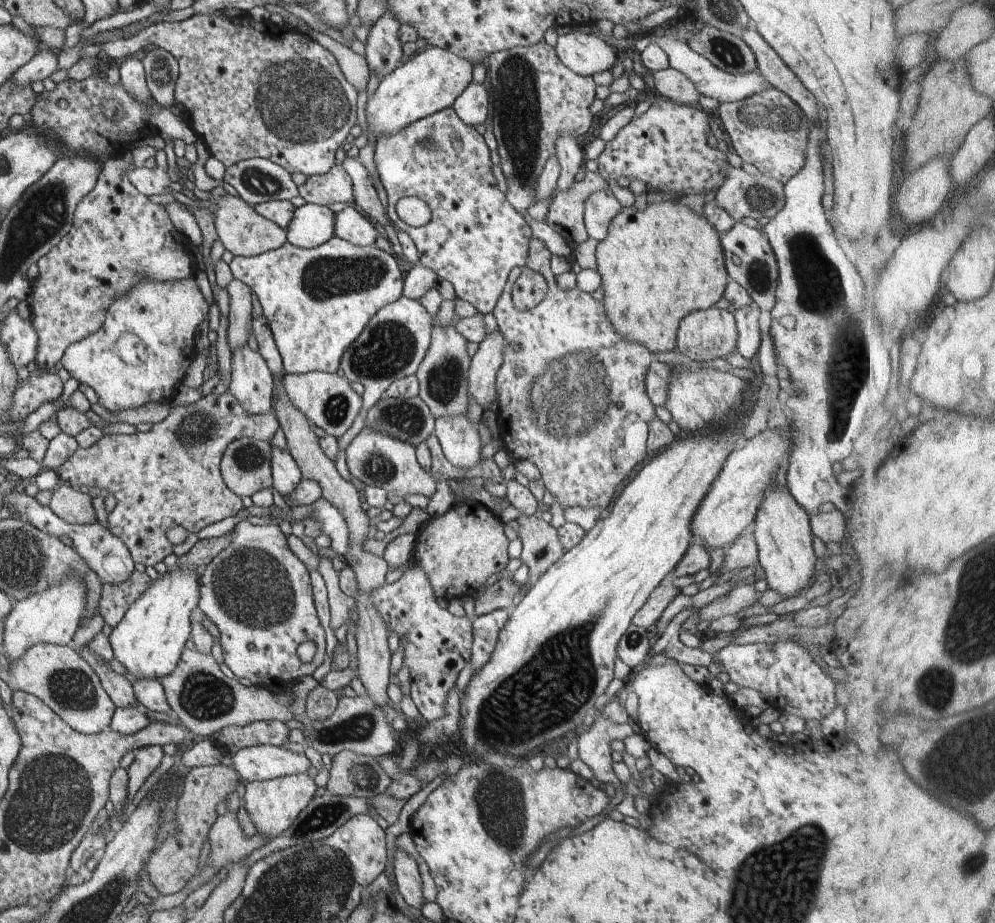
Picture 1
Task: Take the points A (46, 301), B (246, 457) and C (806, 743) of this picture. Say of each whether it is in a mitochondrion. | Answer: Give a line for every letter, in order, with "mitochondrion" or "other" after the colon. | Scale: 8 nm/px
A: other
B: mitochondrion
C: other

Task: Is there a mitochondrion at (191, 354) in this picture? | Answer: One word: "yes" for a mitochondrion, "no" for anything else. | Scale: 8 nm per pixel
no

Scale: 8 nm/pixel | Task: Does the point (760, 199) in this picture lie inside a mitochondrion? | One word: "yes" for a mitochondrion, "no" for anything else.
yes

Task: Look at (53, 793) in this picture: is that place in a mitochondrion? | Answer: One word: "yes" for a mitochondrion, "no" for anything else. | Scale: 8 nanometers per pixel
yes

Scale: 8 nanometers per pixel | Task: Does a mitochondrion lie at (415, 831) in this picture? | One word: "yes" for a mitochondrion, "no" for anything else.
no

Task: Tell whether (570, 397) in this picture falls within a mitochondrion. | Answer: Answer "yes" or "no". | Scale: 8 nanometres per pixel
yes

